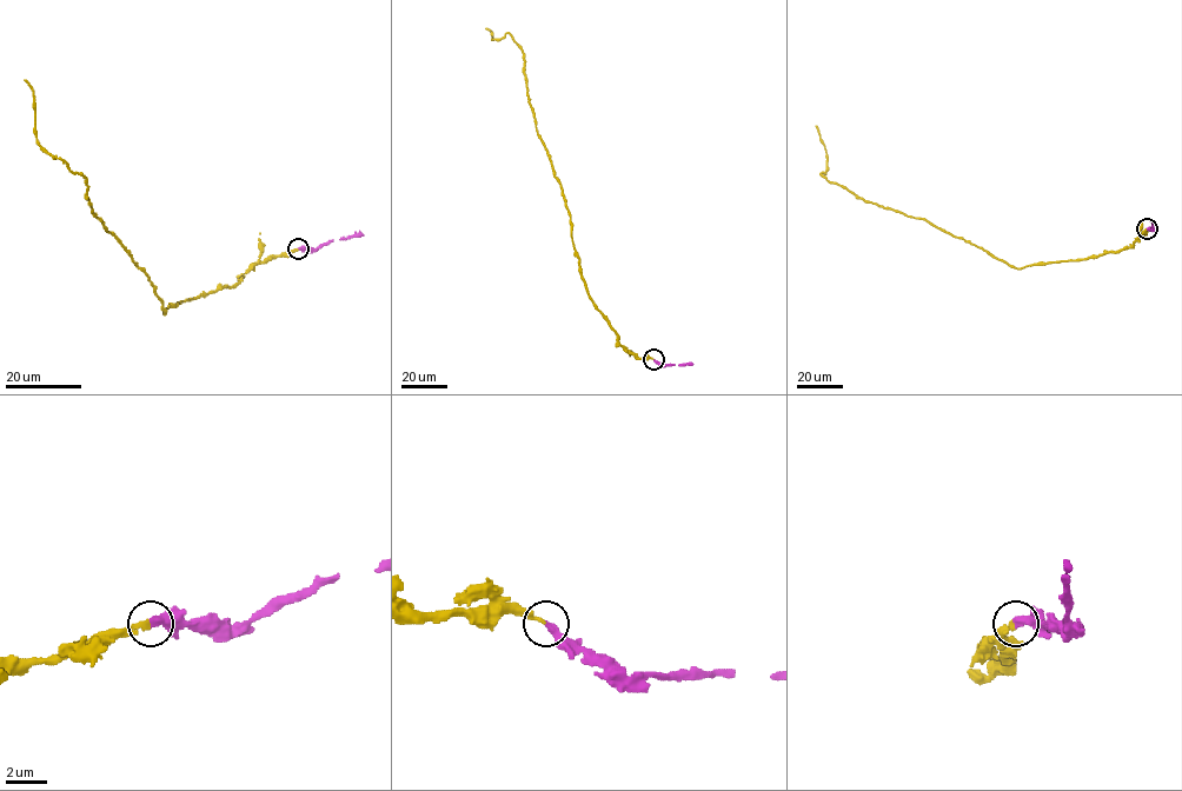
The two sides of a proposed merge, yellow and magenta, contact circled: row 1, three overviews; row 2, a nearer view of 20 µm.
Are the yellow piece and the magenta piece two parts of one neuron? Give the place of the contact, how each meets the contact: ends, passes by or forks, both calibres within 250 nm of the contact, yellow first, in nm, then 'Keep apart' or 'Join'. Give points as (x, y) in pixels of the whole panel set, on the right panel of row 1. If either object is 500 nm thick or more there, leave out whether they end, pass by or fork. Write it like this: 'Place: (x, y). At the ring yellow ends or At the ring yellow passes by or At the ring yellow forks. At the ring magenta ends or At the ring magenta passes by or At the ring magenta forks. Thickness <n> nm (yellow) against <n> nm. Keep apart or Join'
Place: (1147, 228). At the ring yellow ends. At the ring magenta ends. Thickness 200 nm (yellow) against 360 nm. Join

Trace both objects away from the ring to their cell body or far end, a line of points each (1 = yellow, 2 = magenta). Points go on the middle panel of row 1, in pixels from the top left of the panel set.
1: (653, 359), (621, 345), (589, 294), (570, 214), (537, 130), (524, 54), (509, 33), (493, 39), (485, 28)
2: (653, 359), (663, 365), (692, 364)

